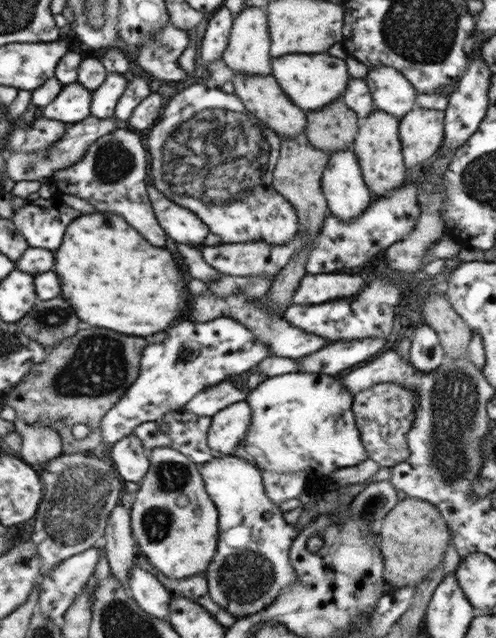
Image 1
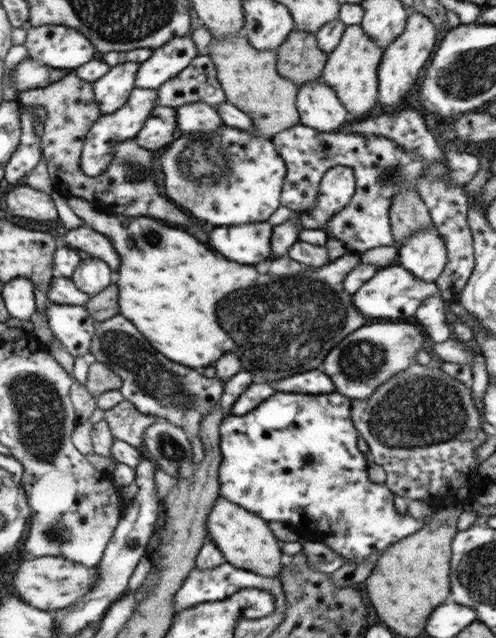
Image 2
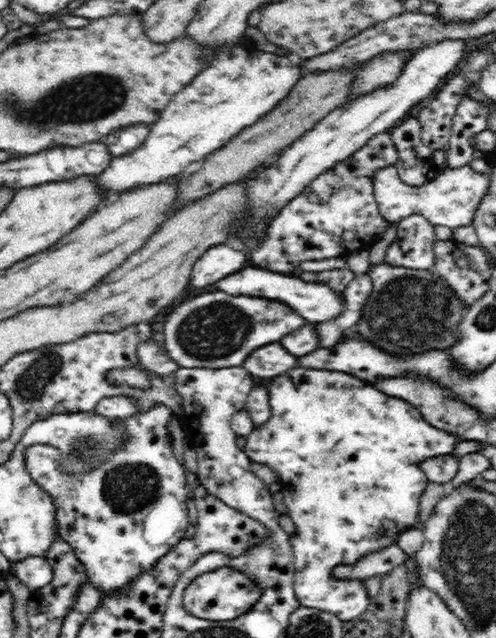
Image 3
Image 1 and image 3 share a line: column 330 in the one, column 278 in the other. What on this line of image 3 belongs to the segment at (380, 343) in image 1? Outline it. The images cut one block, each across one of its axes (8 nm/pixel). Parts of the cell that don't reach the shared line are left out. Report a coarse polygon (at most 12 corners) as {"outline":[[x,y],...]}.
{"outline":[[268,344],[242,362],[250,376],[276,378],[296,368],[298,356]]}

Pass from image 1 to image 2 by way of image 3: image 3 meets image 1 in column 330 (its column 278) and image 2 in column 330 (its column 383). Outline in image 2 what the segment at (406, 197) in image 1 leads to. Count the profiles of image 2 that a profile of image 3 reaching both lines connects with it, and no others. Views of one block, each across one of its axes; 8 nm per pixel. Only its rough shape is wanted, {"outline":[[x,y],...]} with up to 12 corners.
{"outline":[[303,124],[271,138],[281,206],[307,216],[323,176],[355,194],[319,230],[363,254],[395,246],[389,208],[431,162],[377,134]]}

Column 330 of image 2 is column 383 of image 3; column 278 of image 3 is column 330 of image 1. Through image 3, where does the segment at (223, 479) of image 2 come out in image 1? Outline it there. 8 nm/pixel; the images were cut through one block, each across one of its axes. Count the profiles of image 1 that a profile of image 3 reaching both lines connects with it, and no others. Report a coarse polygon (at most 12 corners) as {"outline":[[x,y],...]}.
{"outline":[[273,376],[233,456],[315,498],[367,450],[333,376]]}

